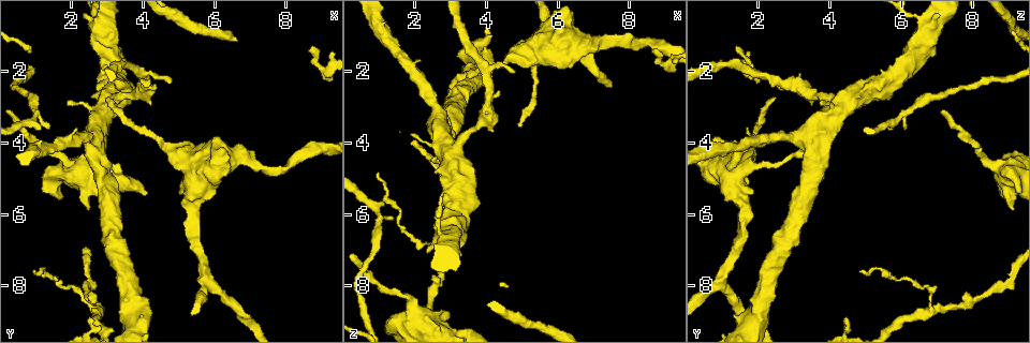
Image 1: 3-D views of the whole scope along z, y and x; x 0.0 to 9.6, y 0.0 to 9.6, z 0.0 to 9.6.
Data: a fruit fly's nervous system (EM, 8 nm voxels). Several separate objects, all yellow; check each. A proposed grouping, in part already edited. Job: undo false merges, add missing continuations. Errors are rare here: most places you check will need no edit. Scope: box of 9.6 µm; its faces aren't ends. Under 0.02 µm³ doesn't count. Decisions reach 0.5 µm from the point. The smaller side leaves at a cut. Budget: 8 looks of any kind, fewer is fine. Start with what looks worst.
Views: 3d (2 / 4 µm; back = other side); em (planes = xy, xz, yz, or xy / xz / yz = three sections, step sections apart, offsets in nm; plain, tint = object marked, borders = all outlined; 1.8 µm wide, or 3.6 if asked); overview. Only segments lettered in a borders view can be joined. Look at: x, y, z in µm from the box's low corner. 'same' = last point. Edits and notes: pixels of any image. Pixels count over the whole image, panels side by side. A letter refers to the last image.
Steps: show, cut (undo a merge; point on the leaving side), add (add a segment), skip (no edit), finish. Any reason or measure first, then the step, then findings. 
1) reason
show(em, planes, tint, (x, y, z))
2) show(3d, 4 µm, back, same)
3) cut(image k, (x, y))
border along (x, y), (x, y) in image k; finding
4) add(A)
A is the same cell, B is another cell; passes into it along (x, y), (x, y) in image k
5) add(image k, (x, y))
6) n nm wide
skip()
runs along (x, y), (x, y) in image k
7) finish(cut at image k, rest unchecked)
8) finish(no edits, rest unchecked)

small branch off a trunk
show(3d, 4 µm, (3.20, 2.75, 4.05))

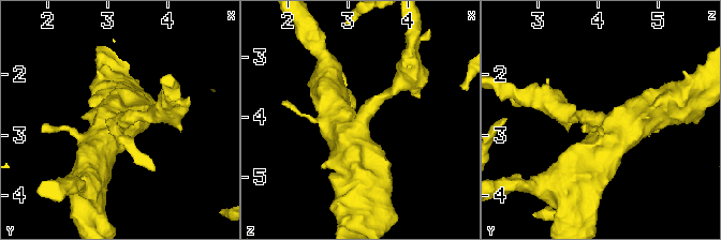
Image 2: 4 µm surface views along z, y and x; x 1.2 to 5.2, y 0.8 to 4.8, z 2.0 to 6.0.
show(em, 3.6 µm, xy, step 8, borders, (3.20, 2.75, 4.10))

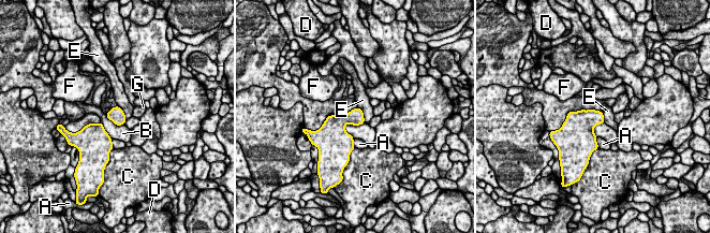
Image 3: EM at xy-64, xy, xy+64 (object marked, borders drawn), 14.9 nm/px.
220 nm wide
skip()
A, B, C, D, E, F and G are other cells; border along (365, 122), (346, 124), (344, 130) in image 3; all the same cell

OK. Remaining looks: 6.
end of a long branch
show(em, planes, borders, (3.00, 2.75, 2.45))

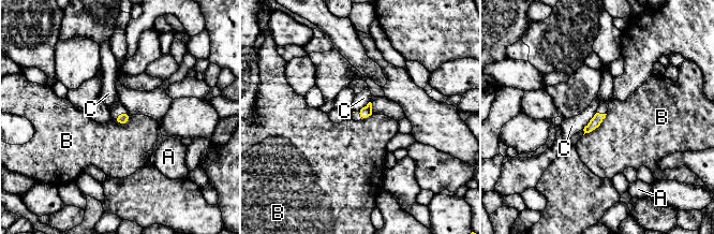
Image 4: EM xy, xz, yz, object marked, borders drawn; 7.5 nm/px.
skip()
A, B and C are other cells; border along (596, 113), (582, 129) in image 4; no lettered segment goes on from it

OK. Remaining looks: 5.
branch stops here
show(em, planes, plain, (2.50, 8.90, 4.40))

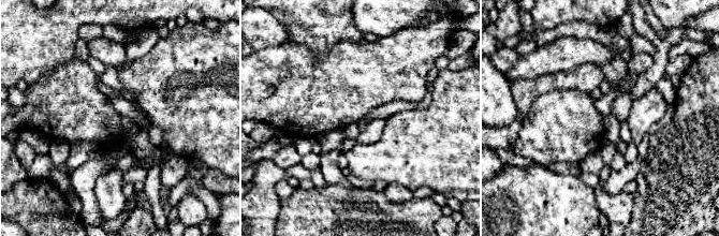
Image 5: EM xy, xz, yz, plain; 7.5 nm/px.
where the object lies
show(em, planes, tint, same)

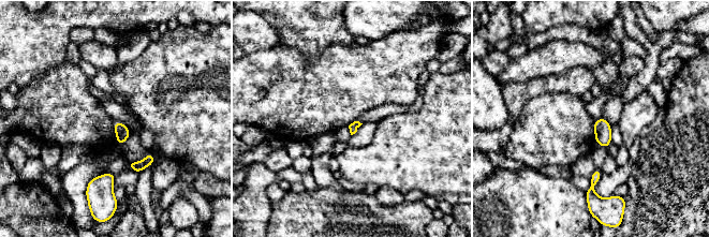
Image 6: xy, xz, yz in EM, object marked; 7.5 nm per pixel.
show(em, planes, borders, same)

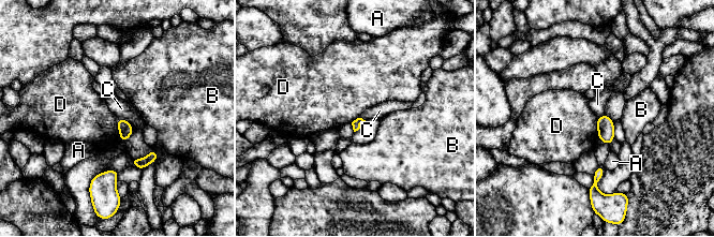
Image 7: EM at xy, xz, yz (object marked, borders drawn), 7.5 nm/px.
skip()
A, B, C and D are other cells; no lettered segment goes on from it

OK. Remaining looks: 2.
arms part here
show(3d, 4 µm, (2.70, 8.75, 6.75))

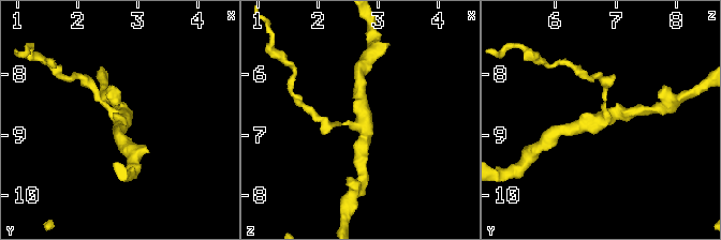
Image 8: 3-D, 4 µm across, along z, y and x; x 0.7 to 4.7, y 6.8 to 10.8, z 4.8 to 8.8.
3 arms; need the tissue
show(em, planes, borders, (2.70, 8.75, 6.80))

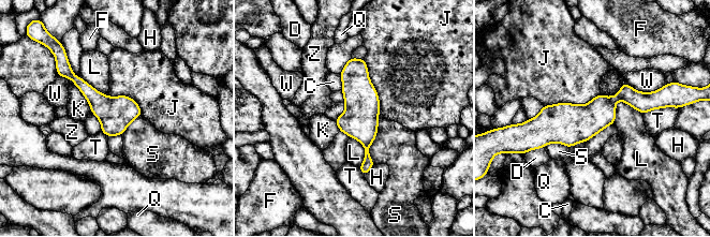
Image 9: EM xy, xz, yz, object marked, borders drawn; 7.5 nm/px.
J touches over 440 nm
skip()
C, D, F, H, J, K, L, Q, S, T, W and Z are other cells; border along (598, 93), (583, 104), (543, 105) in image 9; all the same cell

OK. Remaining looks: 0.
finish(no edits, rest unchecked)

